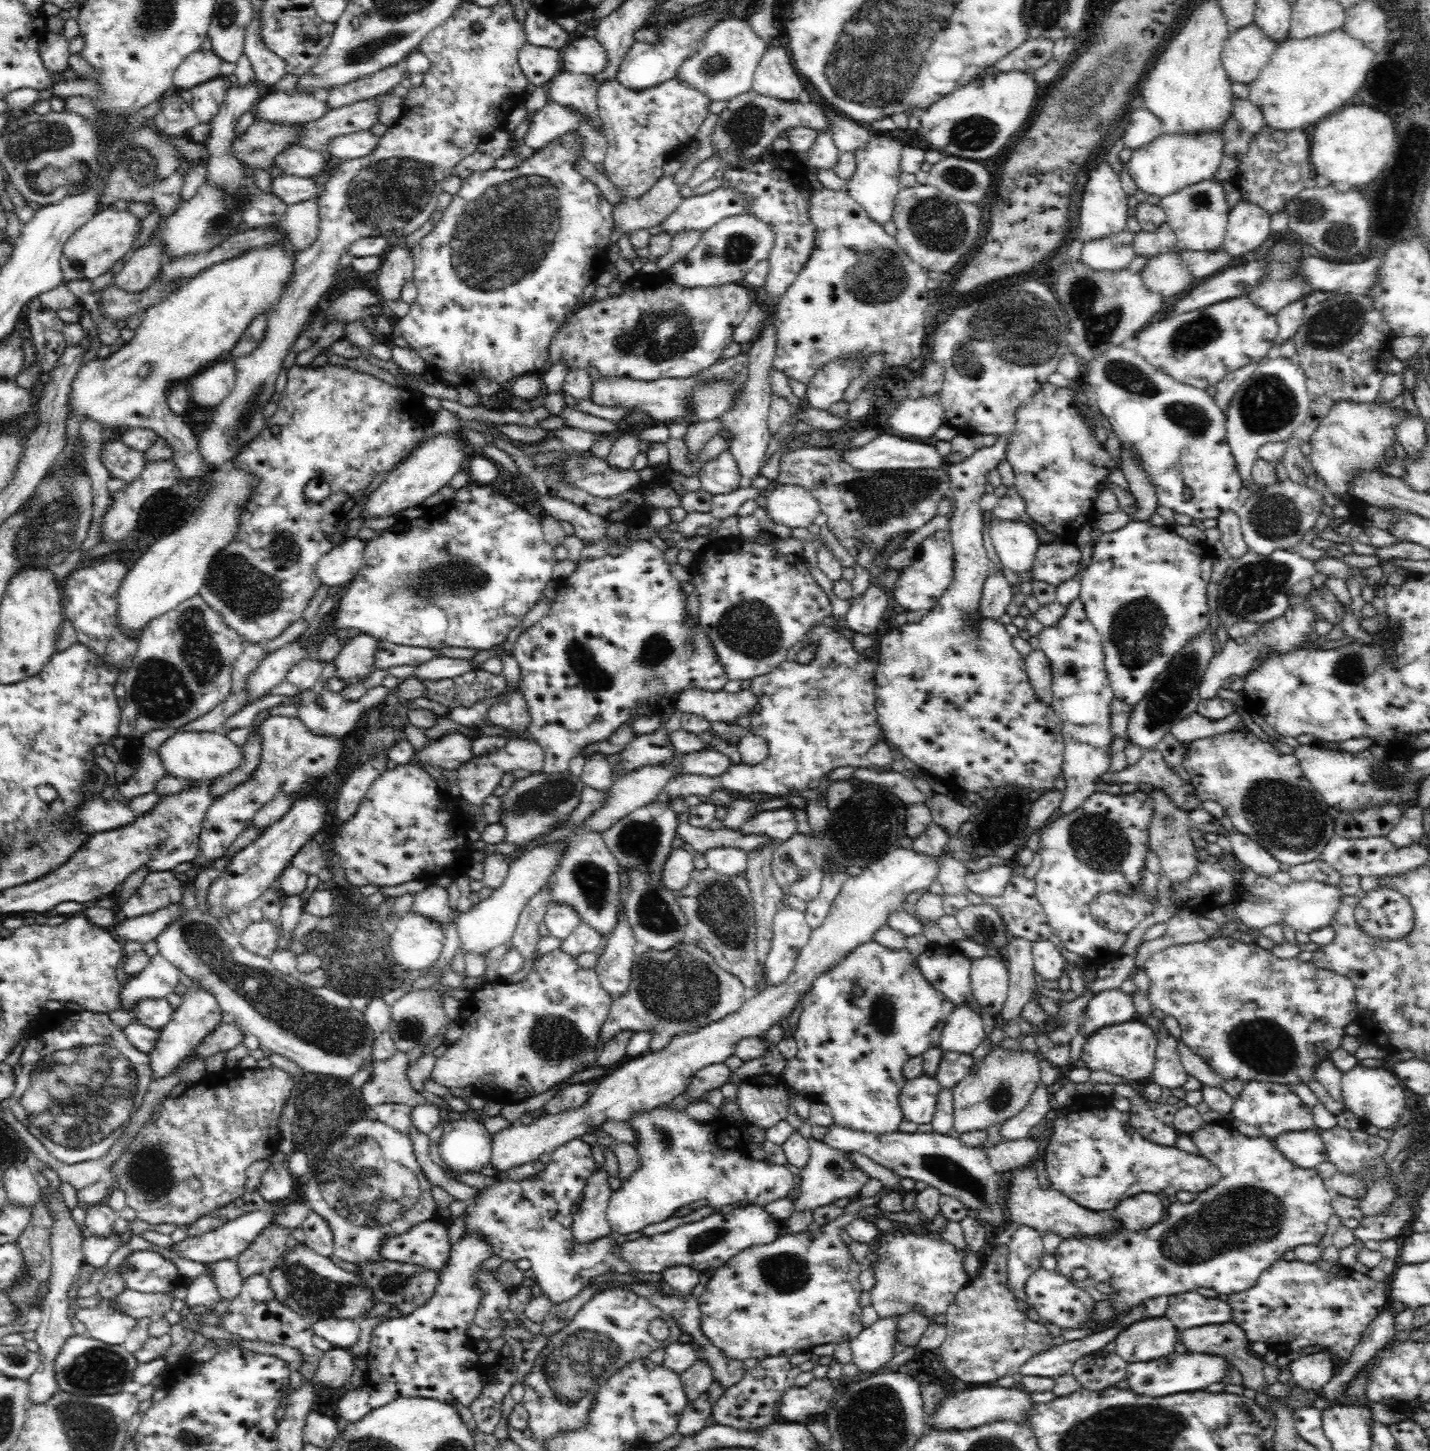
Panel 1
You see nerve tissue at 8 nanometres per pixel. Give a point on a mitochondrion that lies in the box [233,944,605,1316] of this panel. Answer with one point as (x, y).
(363, 1183)

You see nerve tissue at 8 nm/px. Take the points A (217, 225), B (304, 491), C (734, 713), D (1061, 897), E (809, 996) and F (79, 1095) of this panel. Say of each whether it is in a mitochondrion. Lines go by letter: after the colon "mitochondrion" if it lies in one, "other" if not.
A: mitochondrion
B: other
C: other
D: other
E: other
F: mitochondrion

